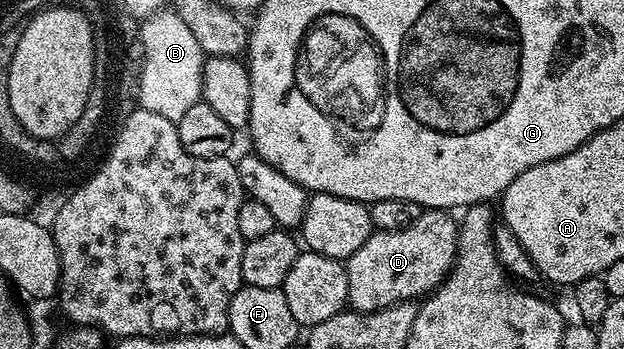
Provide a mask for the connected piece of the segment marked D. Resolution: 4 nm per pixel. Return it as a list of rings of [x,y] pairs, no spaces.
[[[425,209],[410,228],[398,232],[372,233],[346,260],[348,306],[361,314],[381,310],[399,302],[431,295],[456,265],[456,241],[460,235],[457,219],[447,210]]]

